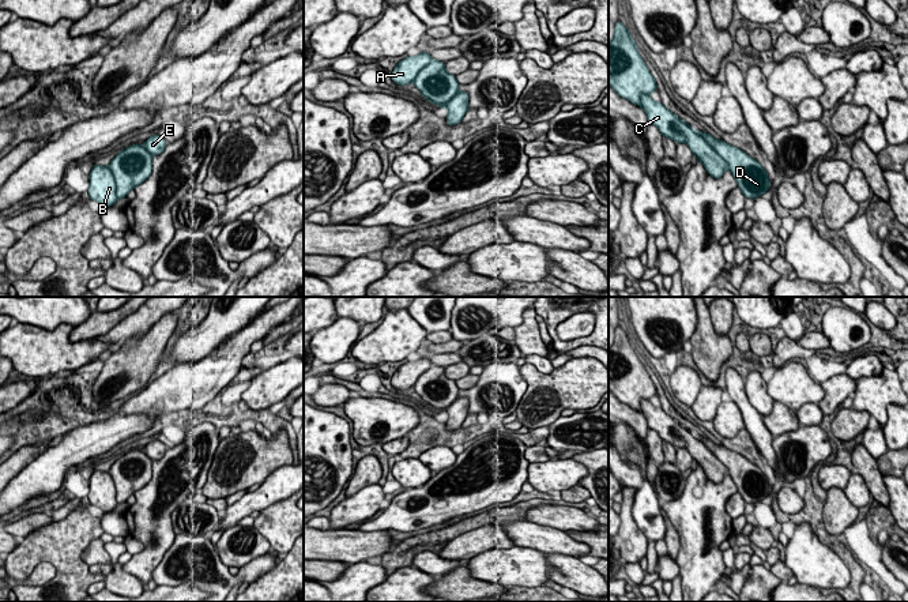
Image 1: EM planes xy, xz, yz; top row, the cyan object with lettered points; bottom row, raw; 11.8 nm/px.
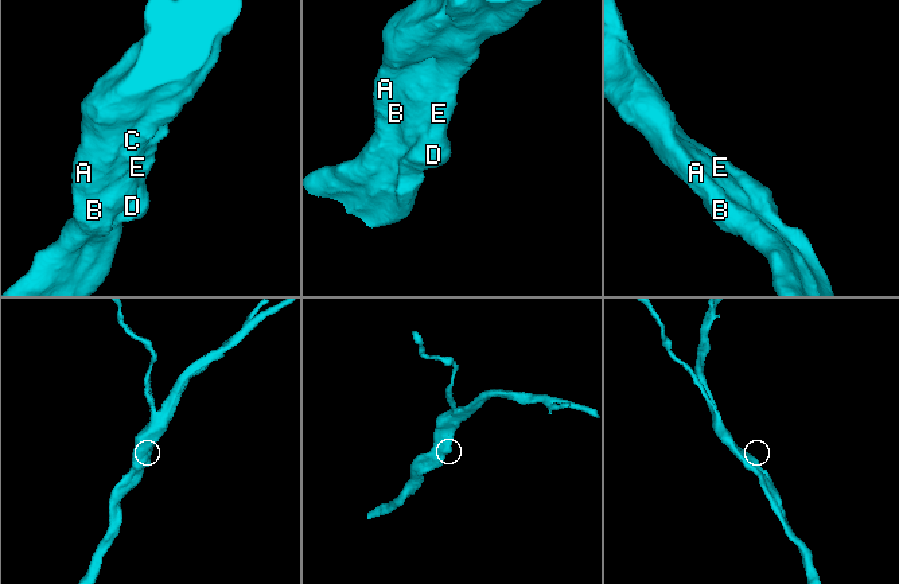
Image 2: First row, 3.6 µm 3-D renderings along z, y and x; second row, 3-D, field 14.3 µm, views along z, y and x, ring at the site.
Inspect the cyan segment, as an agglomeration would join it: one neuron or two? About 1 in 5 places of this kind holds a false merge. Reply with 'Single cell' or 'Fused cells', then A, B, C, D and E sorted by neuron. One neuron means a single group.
Single cell. Groups: A B C D E

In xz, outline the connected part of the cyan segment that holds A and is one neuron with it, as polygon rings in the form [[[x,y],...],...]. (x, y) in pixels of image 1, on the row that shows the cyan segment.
[[[427,52],[399,61],[391,79],[399,86],[412,82],[427,102],[447,108],[448,125],[461,123],[468,110],[468,94],[459,90],[456,76],[445,71],[445,61],[433,60]]]

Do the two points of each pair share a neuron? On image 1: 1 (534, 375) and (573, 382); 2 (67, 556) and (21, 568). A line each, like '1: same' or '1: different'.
1: same
2: same

